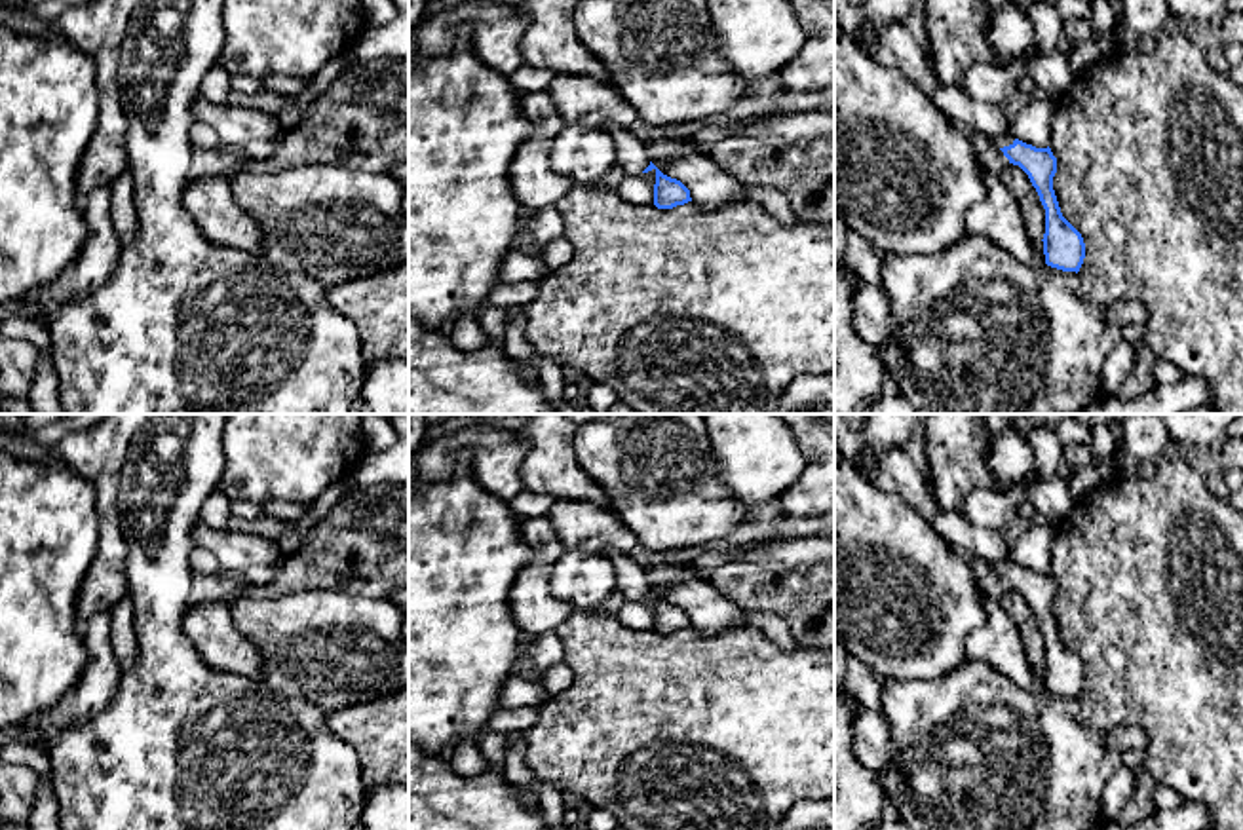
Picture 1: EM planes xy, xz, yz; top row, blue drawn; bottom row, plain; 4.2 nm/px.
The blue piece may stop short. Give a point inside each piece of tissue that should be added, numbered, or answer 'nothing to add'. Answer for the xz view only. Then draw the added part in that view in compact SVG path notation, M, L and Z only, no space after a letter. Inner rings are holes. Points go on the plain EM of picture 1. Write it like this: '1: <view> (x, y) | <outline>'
1: xz (631, 580) | M608 553L616 566L616 583L618 591L623 593L627 600L639 600L650 591L650 583L646 579L644 568L641 568L629 555L625 553Z

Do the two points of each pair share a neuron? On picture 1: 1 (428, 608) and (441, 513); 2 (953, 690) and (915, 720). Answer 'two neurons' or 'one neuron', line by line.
1: one neuron
2: one neuron

